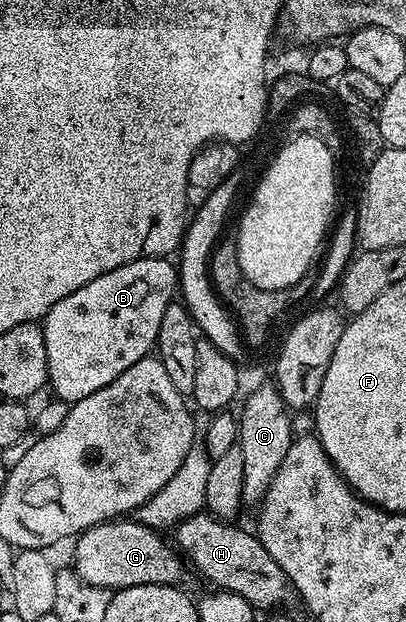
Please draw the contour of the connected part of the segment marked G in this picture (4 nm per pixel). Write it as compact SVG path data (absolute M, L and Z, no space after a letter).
M115 518L107 520L105 524L94 524L79 533L75 539L74 571L86 583L111 590L131 588L132 586L148 586L149 584L177 585L178 579L182 576L182 564L184 568L183 557L169 543L166 545L158 536L161 535L155 529L149 528L147 524L138 523L137 519L134 518Z

